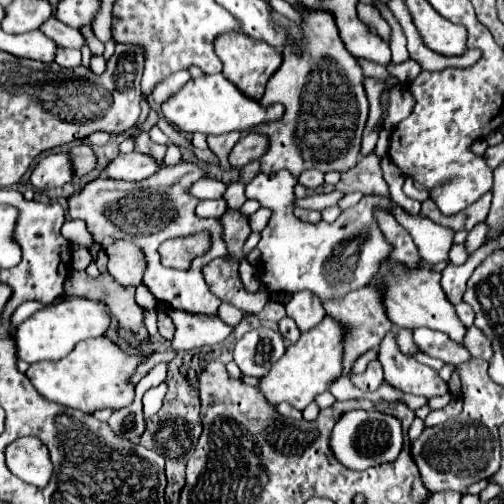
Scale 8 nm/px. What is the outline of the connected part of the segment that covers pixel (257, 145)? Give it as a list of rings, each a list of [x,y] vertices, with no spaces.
[[[245,134],[229,152],[229,164],[233,168],[241,168],[243,164],[251,160],[259,160],[259,156],[267,150],[267,140],[265,136],[259,134]]]

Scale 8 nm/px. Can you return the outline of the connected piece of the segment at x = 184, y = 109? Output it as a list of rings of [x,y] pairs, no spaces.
[[[201,76],[191,78],[177,94],[173,94],[167,102],[161,104],[163,116],[177,130],[187,134],[223,134],[223,132],[245,132],[253,126],[259,126],[265,120],[277,120],[283,114],[283,106],[275,104],[263,108],[257,100],[243,96],[237,86],[233,86],[225,76]]]

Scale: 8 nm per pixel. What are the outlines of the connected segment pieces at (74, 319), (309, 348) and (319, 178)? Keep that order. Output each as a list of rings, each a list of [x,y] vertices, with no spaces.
[[[65,298],[57,306],[35,312],[23,324],[17,326],[17,332],[15,332],[17,360],[25,360],[29,364],[39,360],[59,360],[67,356],[77,342],[103,336],[103,332],[109,326],[109,320],[111,316],[107,314],[101,302],[93,302],[87,298]]]
[[[325,316],[325,320],[303,332],[301,338],[287,348],[283,358],[271,366],[271,370],[259,378],[259,390],[263,390],[263,396],[267,396],[267,402],[271,406],[279,406],[281,402],[289,402],[293,408],[303,410],[307,404],[315,400],[317,394],[325,392],[329,384],[339,378],[341,374],[341,352],[343,352],[343,328],[331,316]]]
[[[305,170],[301,176],[299,176],[299,184],[303,184],[305,188],[317,188],[323,184],[323,172],[319,170]]]

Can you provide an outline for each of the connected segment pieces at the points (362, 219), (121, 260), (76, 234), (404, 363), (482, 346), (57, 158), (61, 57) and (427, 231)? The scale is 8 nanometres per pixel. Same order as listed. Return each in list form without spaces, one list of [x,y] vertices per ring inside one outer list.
[[[281,170],[277,174],[261,172],[245,186],[247,199],[255,198],[257,202],[261,202],[261,206],[273,210],[273,216],[263,228],[259,240],[259,280],[263,282],[263,286],[271,294],[295,294],[301,290],[309,290],[315,296],[319,296],[321,302],[343,298],[351,290],[367,286],[377,274],[379,264],[391,252],[391,246],[387,244],[385,236],[381,234],[373,218],[375,206],[389,210],[389,200],[377,196],[363,196],[363,200],[357,206],[347,208],[335,222],[327,224],[321,220],[317,224],[309,224],[301,222],[293,214],[295,184],[297,180],[287,170]]]
[[[121,240],[111,244],[107,248],[107,256],[109,256],[107,270],[119,284],[139,286],[139,282],[143,282],[145,270],[143,252],[139,252],[139,248],[135,248],[131,242]]]
[[[67,220],[67,222],[63,224],[63,228],[61,228],[61,234],[63,234],[69,242],[73,242],[73,244],[77,244],[77,246],[83,246],[83,248],[89,248],[89,246],[93,244],[91,234],[87,232],[87,228],[85,228],[85,224],[83,224],[81,220]]]
[[[391,330],[380,343],[379,362],[383,366],[385,380],[397,390],[425,398],[449,394],[449,384],[439,378],[437,370],[401,354],[395,342],[396,336],[397,332]]]
[[[471,326],[465,336],[465,348],[471,352],[473,358],[483,358],[483,360],[493,358],[491,340],[487,336],[483,336],[483,332],[479,332],[475,326]]]
[[[49,152],[33,168],[29,182],[35,190],[57,188],[73,180],[73,170],[67,152]]]
[[[59,48],[59,52],[55,52],[55,64],[63,68],[75,68],[81,64],[81,52],[71,48]]]
[[[391,200],[391,212],[395,220],[411,234],[423,262],[427,262],[429,266],[437,262],[449,262],[449,248],[453,244],[455,234],[451,232],[451,228],[443,228],[441,224],[427,220],[427,216],[423,214],[409,214],[393,200]]]

